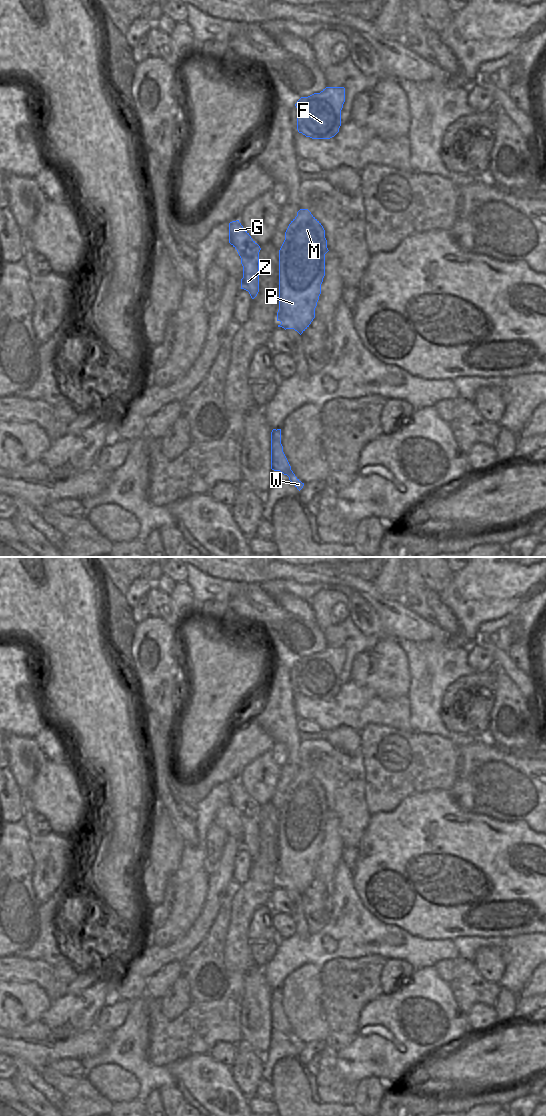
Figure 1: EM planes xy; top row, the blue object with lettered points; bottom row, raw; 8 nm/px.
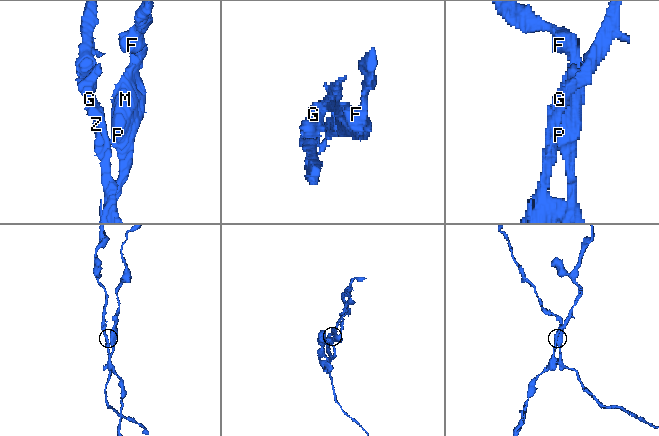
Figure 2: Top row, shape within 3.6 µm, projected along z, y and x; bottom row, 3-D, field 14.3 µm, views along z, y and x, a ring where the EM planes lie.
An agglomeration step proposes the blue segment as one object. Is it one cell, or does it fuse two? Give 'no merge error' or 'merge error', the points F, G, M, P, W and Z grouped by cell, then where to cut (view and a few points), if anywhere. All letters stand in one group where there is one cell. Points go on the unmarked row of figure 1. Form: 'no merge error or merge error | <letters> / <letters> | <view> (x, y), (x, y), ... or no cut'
merge error | F M P W / G Z | xy (276, 990), (275, 1016), (271, 1019)

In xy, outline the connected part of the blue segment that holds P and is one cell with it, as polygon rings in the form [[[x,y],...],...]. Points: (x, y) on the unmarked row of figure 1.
[[[300,769],[291,781],[279,810],[278,887],[294,889],[300,895],[315,878],[315,868],[325,836],[325,814],[328,812],[325,790],[308,769]]]

